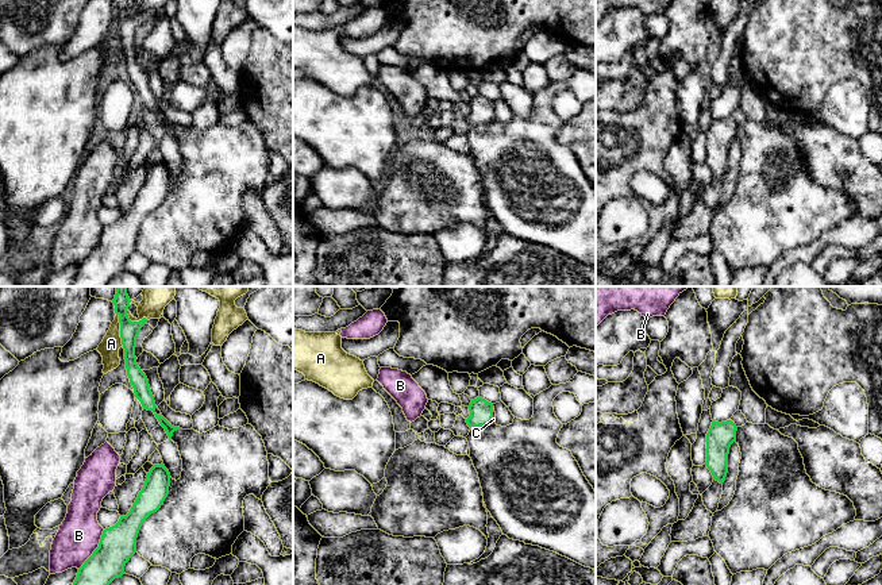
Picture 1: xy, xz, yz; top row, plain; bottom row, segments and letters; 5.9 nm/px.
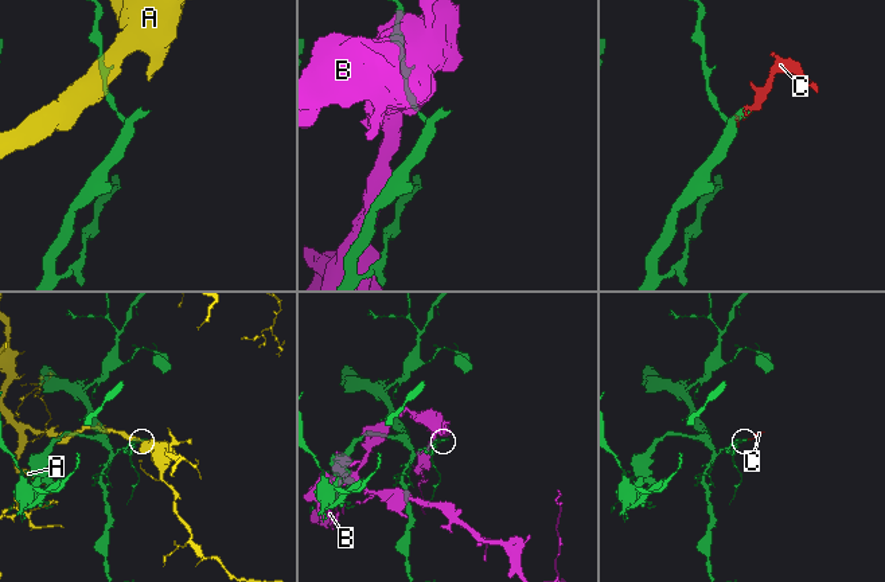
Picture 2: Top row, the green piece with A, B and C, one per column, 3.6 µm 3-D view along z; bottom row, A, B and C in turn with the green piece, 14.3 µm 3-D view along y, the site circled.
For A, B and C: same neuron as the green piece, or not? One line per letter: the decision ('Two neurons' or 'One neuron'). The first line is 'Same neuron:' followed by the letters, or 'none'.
Same neuron: C
A: Two neurons
B: Two neurons
C: One neuron

